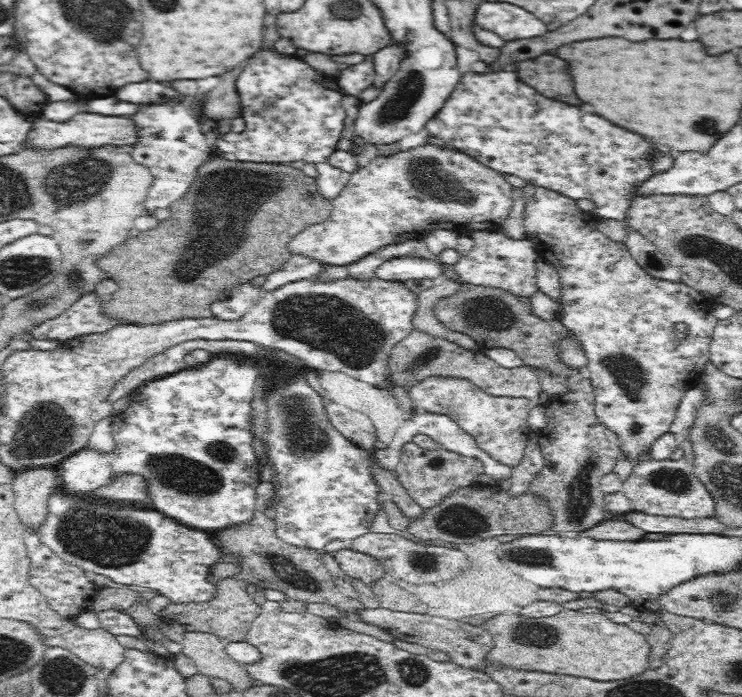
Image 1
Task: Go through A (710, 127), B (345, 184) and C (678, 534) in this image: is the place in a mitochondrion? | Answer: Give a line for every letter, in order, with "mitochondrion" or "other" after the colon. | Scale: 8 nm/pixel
A: mitochondrion
B: other
C: other

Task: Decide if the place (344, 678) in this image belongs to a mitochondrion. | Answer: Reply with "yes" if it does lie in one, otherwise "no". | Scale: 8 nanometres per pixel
yes

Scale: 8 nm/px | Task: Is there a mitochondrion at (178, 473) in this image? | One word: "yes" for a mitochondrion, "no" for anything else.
yes

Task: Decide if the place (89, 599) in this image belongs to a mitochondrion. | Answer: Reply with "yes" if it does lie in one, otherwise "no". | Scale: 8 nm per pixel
no

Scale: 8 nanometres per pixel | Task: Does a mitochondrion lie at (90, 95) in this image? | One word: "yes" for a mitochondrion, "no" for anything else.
no

